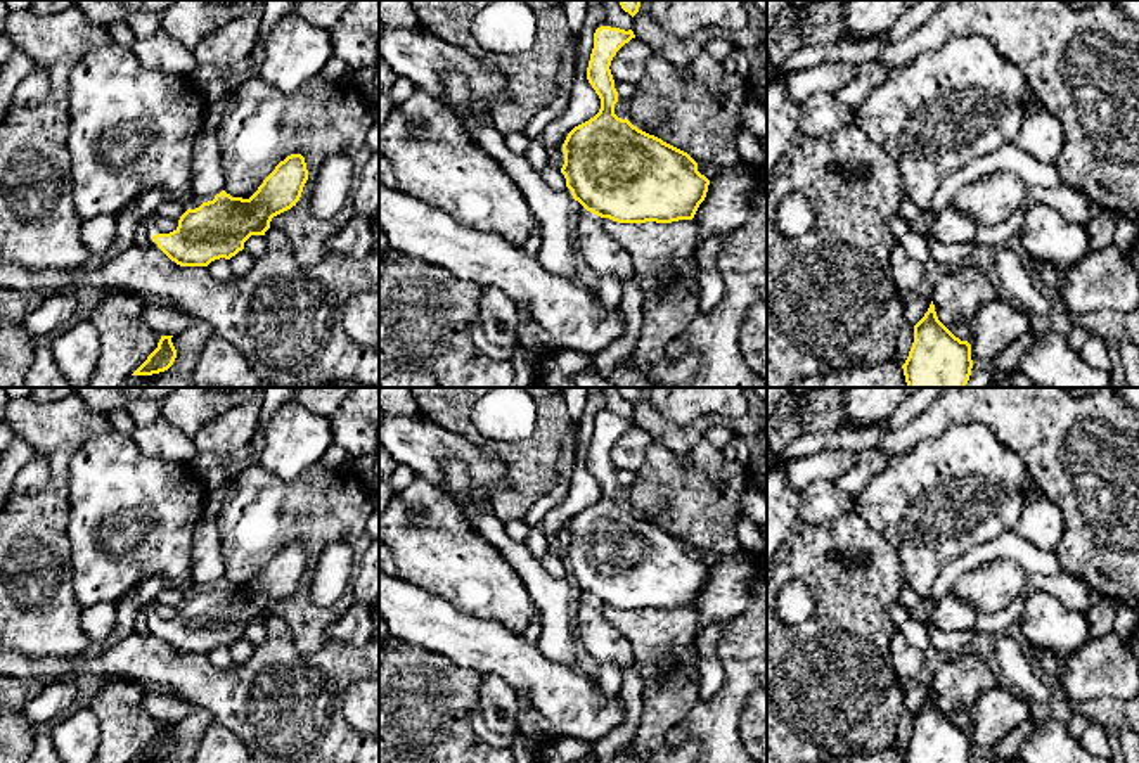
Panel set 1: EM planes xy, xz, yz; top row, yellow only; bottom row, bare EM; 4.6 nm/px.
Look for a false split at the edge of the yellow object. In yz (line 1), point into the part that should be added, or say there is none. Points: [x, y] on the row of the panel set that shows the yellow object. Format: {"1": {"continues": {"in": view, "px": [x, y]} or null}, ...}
{"1": {"continues": null}}

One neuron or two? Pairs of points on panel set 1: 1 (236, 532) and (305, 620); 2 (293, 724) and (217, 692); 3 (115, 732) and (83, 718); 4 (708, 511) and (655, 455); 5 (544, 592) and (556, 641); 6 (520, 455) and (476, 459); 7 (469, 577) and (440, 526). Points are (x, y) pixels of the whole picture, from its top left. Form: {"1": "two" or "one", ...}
{"1": "one", "2": "one", "3": "two", "4": "one", "5": "one", "6": "two", "7": "one"}

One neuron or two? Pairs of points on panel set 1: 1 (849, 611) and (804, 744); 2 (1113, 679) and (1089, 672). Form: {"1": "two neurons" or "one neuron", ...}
{"1": "one neuron", "2": "one neuron"}

